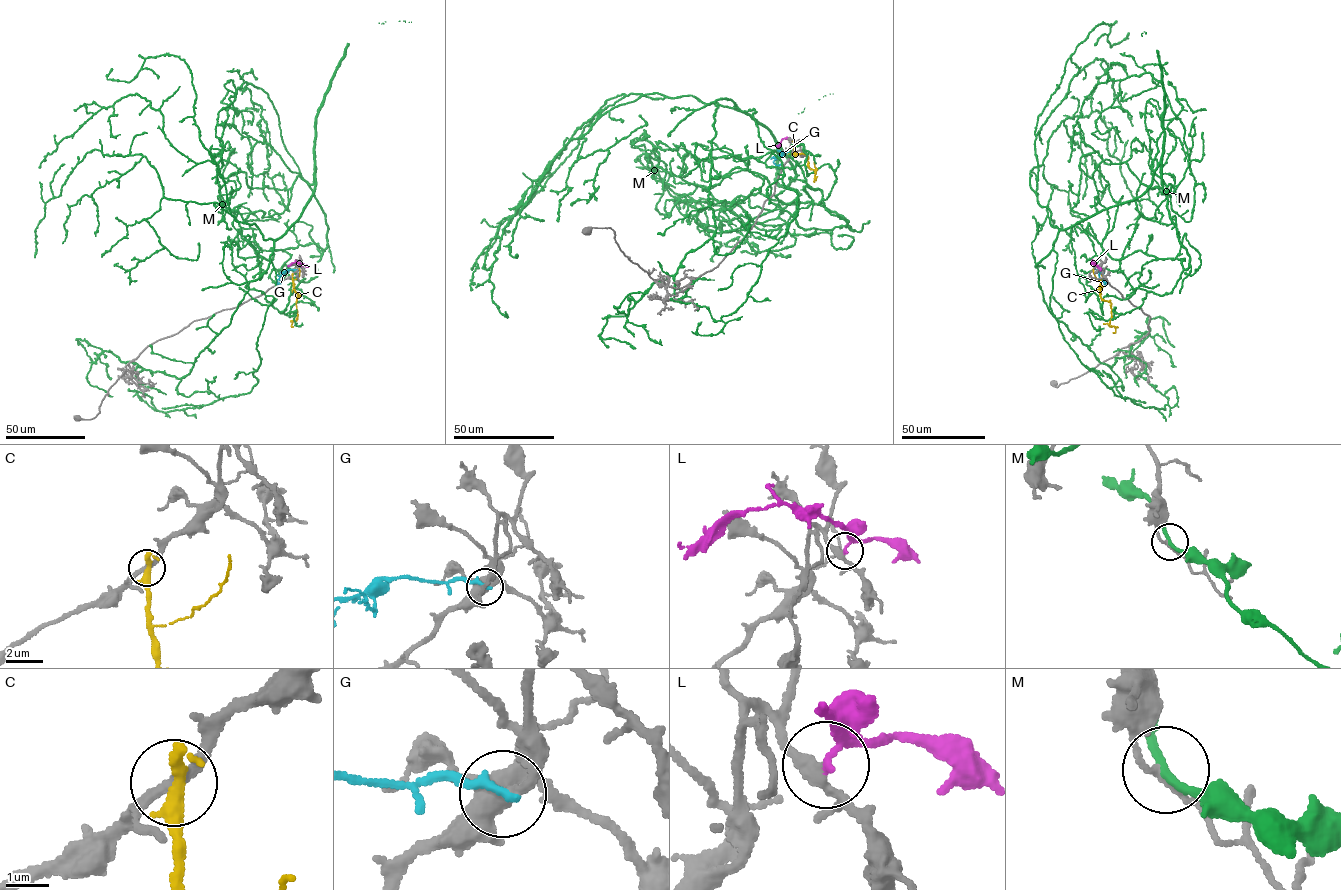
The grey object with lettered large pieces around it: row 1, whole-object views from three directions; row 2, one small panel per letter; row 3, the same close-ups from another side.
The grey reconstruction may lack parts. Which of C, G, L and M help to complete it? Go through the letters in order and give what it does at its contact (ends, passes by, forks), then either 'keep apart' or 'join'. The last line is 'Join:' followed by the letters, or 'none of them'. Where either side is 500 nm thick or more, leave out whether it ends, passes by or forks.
C: it passes by; keep apart
G: it ends; keep apart
L: it passes by; join
M: it passes by; keep apart
Join: L

